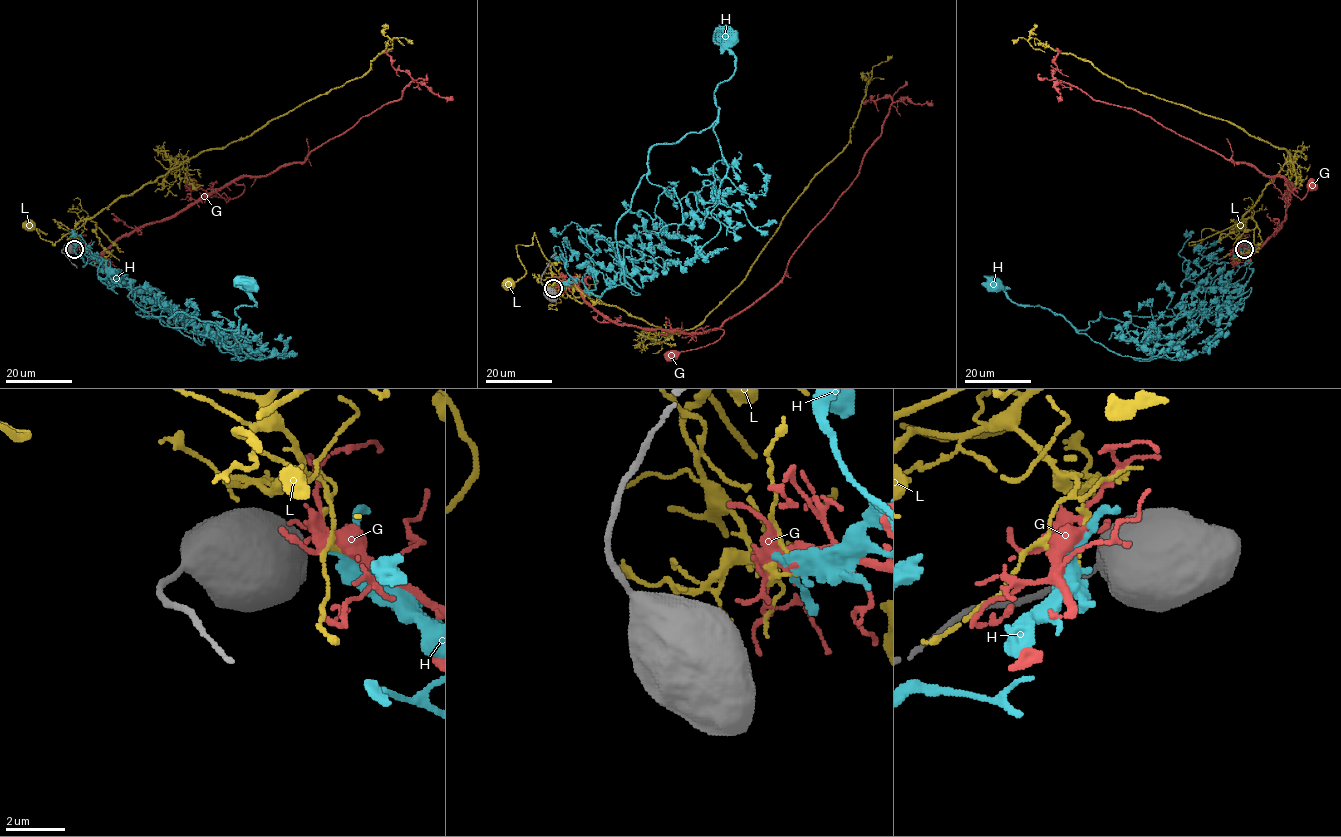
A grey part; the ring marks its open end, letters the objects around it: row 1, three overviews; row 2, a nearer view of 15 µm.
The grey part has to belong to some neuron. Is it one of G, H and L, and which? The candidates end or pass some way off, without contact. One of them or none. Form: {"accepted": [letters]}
{"accepted": []}

